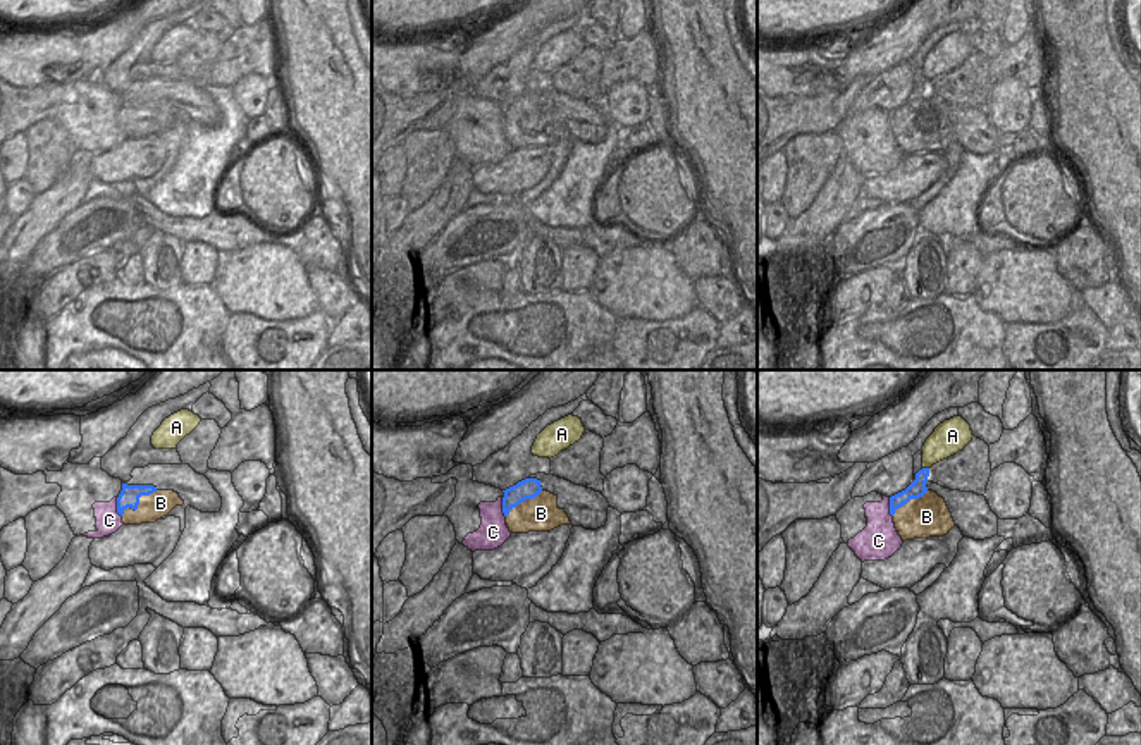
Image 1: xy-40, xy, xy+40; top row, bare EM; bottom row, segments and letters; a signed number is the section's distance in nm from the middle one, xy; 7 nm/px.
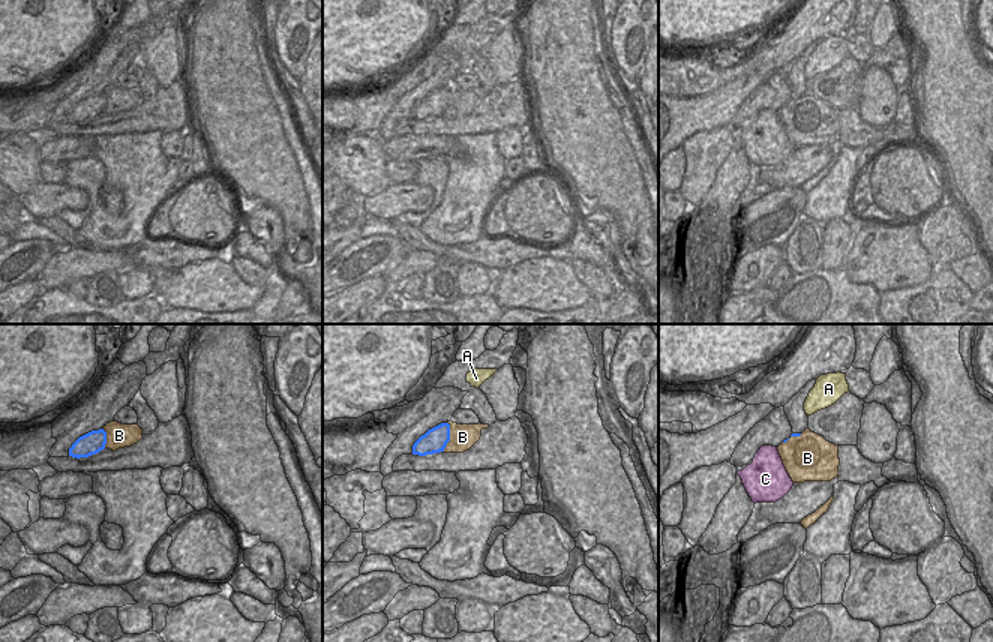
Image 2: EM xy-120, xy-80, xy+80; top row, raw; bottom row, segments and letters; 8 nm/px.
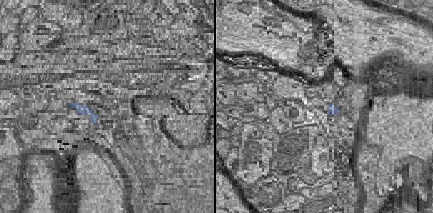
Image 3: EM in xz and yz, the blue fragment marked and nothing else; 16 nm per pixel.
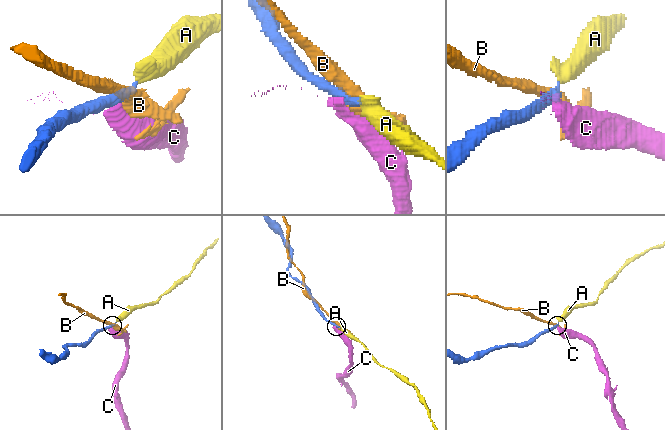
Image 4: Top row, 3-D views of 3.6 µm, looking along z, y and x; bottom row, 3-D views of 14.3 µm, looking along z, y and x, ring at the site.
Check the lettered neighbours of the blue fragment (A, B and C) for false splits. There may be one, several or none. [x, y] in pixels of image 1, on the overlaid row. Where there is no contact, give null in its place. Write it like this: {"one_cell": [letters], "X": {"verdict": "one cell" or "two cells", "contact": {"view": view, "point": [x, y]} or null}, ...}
{"one_cell": ["A"], "A": {"verdict": "one cell", "contact": {"view": "xy+40", "point": [926, 468]}}, "B": {"verdict": "two cells", "contact": {"view": "xy-40", "point": [138, 503]}}, "C": {"verdict": "two cells", "contact": {"view": "xy-40", "point": [117, 508]}}}

